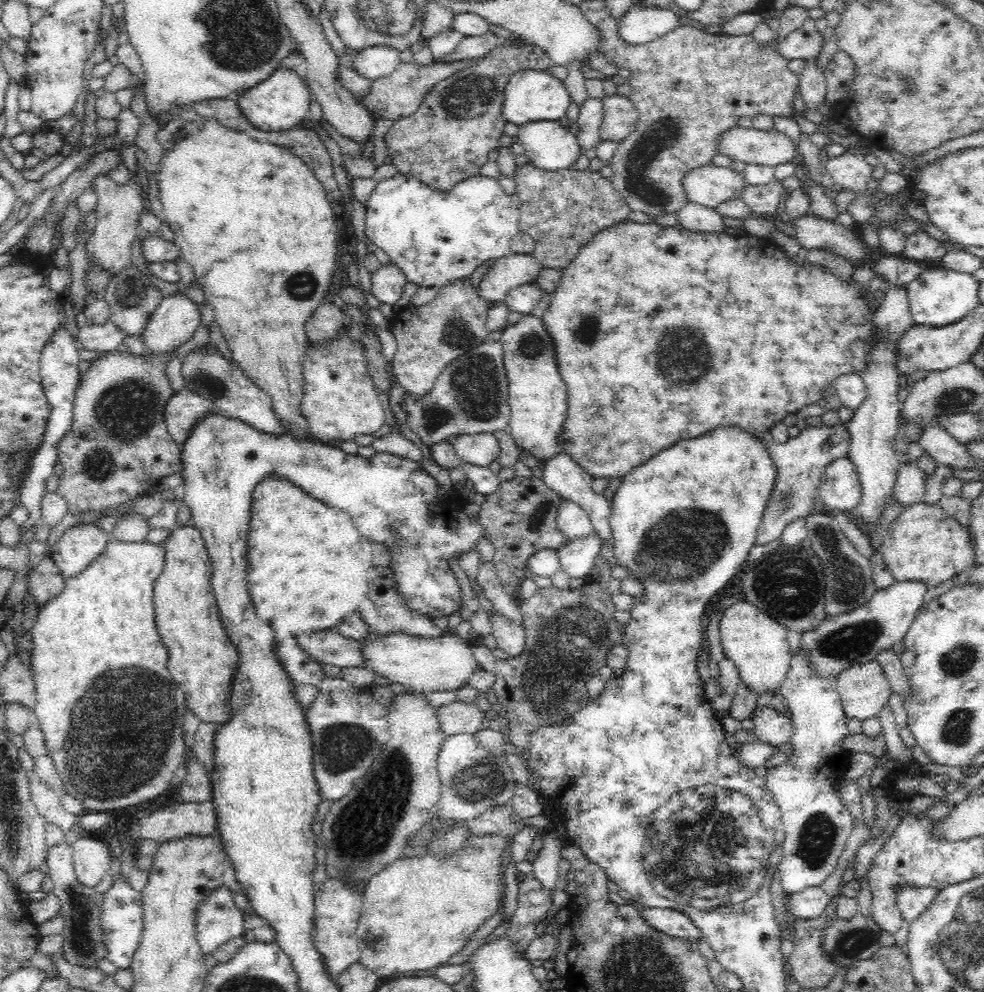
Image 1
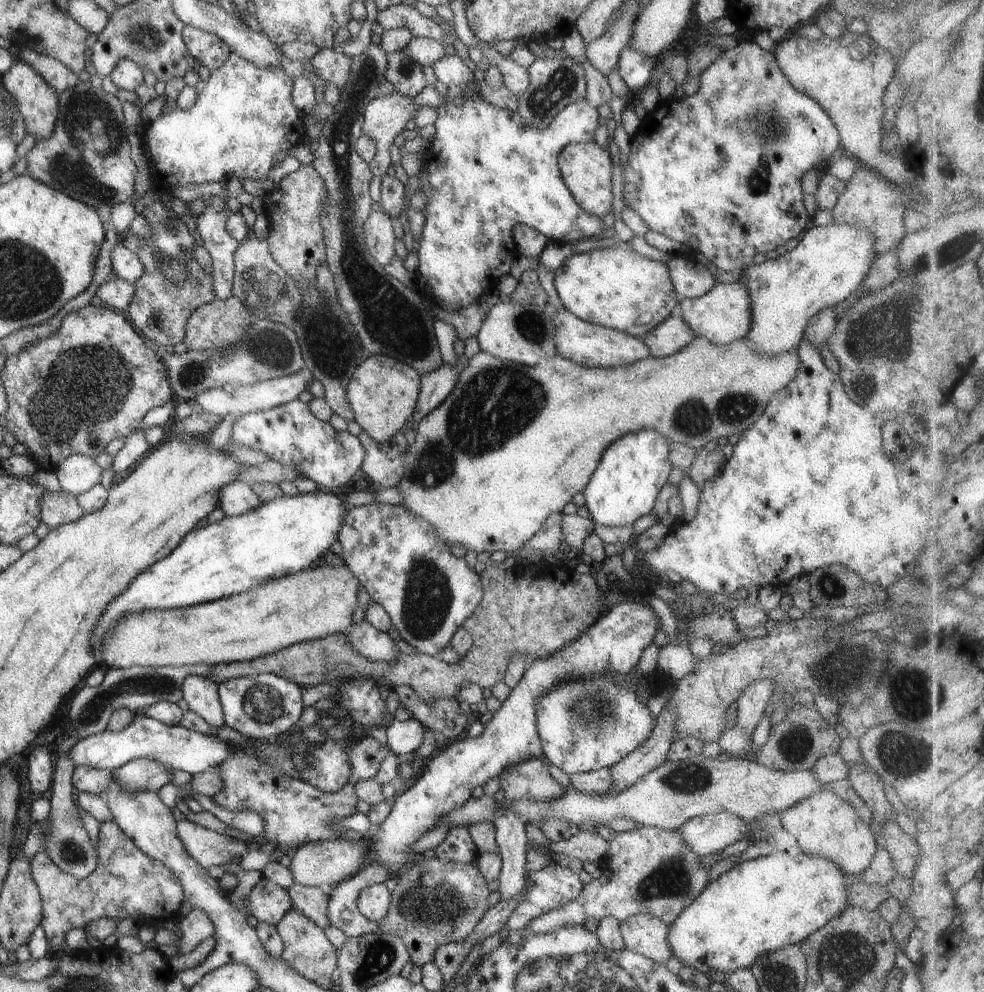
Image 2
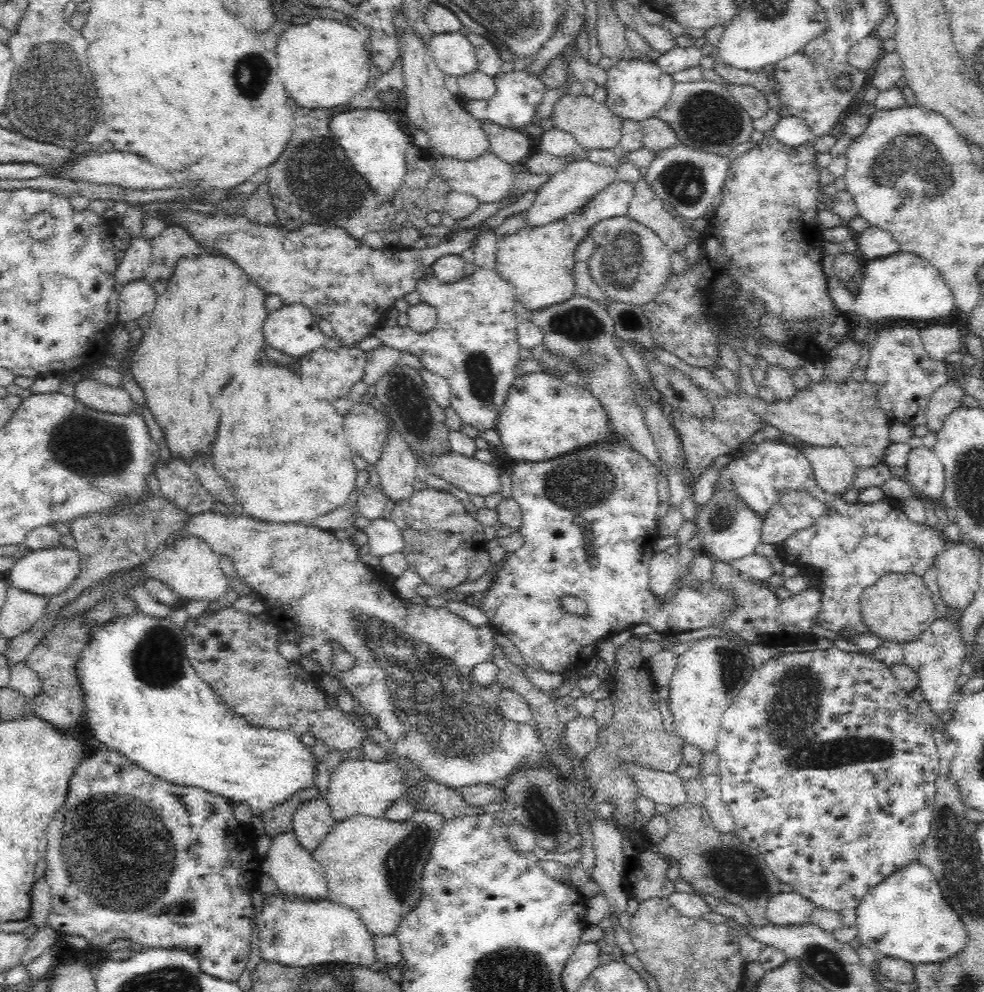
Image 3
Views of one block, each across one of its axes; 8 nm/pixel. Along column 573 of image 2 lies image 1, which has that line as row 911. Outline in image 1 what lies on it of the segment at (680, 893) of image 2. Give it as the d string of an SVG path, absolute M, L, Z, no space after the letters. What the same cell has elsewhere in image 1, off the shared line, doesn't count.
M903 888L897 890L896 905L904 921L916 921L936 899L940 891L934 888Z

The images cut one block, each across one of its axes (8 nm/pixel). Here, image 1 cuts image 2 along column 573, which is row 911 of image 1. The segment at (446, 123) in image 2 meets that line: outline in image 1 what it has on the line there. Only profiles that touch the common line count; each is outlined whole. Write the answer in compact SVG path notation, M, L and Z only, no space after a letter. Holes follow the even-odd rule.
M117 876L114 887L103 896L102 914L100 914L101 937L105 945L105 957L118 968L128 968L140 942L142 932L141 894L130 888L130 884ZM222 886L214 891L211 898L201 907L194 925L198 943L204 954L244 934L244 913L235 906L230 889Z

